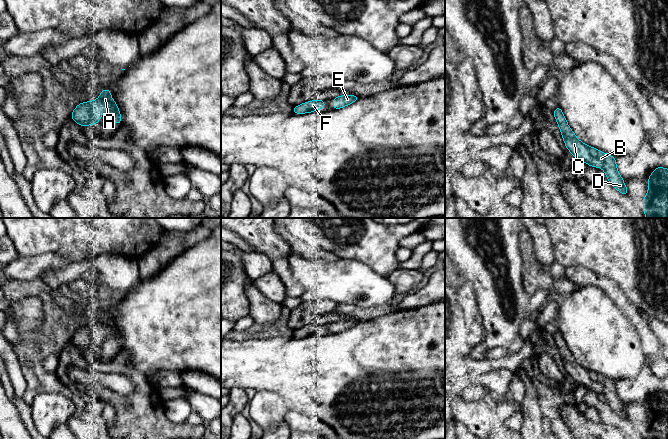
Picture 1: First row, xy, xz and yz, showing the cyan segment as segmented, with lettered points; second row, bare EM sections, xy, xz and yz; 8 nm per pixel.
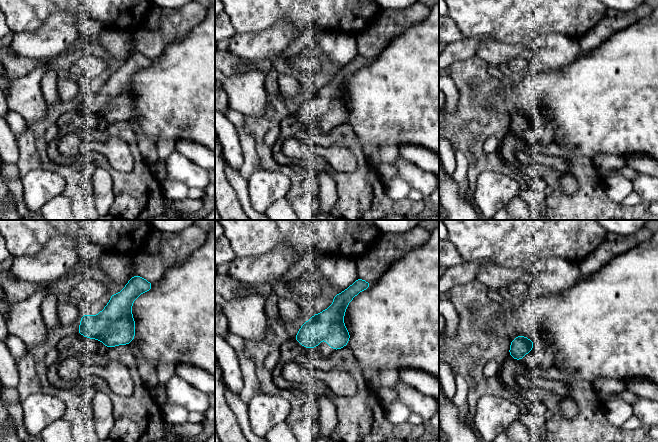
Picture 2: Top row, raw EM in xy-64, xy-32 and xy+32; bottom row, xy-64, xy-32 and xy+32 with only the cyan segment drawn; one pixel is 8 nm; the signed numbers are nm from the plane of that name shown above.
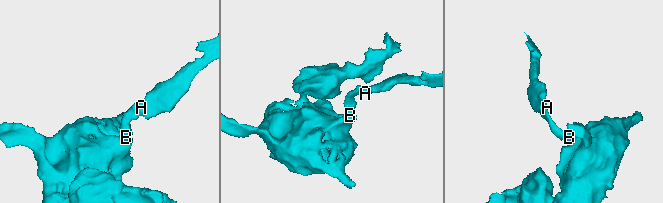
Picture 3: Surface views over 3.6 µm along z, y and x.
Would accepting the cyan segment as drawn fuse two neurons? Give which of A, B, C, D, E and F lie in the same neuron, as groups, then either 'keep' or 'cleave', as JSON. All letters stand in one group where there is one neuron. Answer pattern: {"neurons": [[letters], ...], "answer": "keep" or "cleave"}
{"neurons": [["A", "B", "C", "D", "E", "F"]], "answer": "keep"}

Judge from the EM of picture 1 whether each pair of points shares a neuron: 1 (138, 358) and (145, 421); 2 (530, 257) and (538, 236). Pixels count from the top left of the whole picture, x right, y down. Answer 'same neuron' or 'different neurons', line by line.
1: different neurons
2: different neurons

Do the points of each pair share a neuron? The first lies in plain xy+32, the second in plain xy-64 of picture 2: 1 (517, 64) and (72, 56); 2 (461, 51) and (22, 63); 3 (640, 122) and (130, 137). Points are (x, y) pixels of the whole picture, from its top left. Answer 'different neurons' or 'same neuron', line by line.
1: different neurons
2: different neurons
3: different neurons

